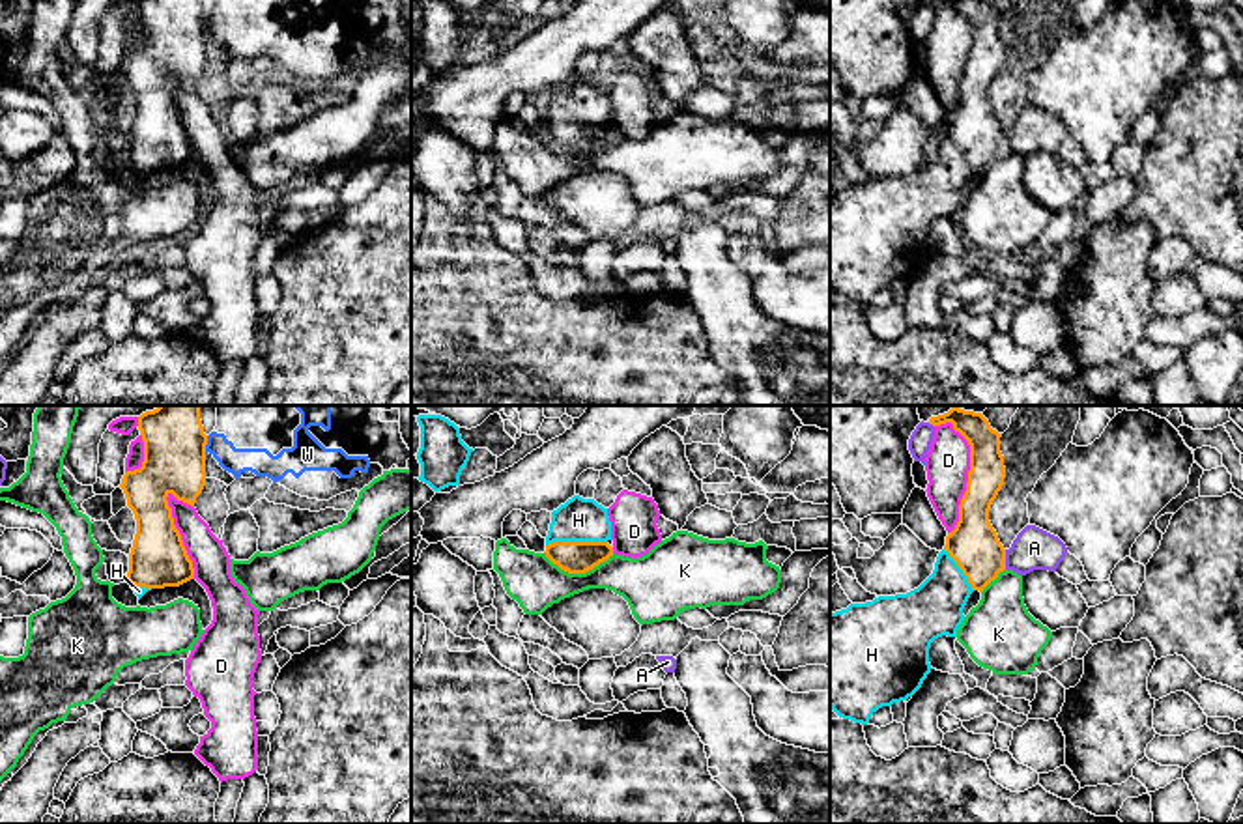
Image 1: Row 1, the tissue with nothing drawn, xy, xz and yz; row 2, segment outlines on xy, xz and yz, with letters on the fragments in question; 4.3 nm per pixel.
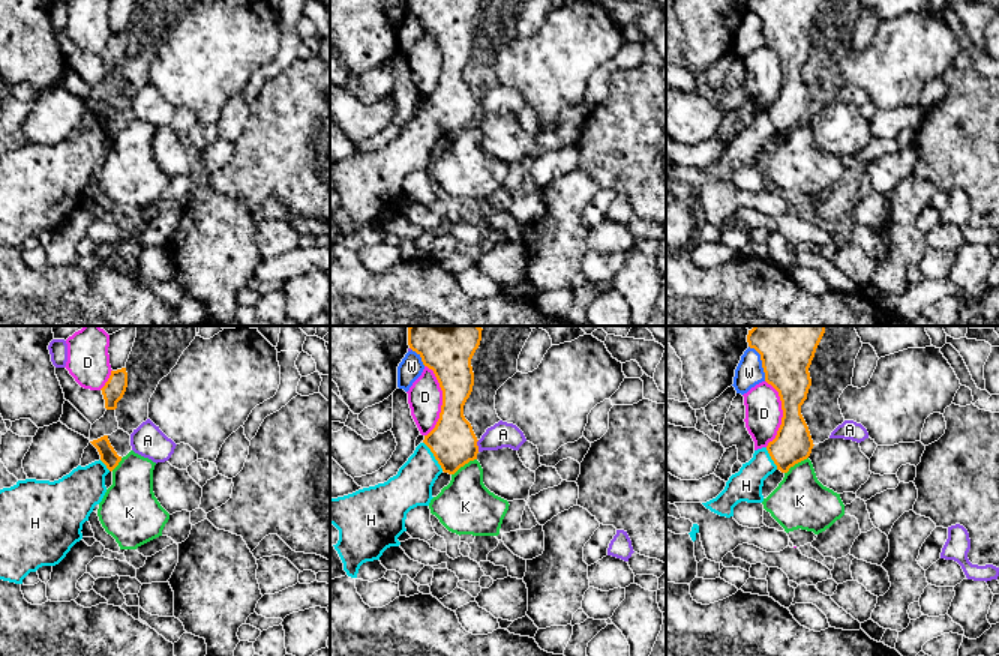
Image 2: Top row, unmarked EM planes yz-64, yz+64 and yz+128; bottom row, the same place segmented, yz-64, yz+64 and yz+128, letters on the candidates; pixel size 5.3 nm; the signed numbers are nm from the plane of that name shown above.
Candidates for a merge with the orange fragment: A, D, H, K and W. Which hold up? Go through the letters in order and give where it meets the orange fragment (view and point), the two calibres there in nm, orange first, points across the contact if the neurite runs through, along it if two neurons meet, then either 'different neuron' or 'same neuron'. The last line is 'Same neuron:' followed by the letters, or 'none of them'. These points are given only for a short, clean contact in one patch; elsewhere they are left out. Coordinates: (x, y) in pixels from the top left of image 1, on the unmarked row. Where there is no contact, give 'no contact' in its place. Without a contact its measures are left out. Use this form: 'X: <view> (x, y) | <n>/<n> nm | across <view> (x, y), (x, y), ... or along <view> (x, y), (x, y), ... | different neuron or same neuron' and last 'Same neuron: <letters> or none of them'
A: yz (1004, 141) | 220/180 nm | different neuron
D: yz (969, 58) | 170/190 nm | different neuron
H: xz (576, 124) | 140/190 nm | across xz (576, 139), (576, 124), (578, 101) | same neuron
K: xz (578, 154) | 140/220 nm | different neuron
W: xy (206, 25) | 280/120 nm | along xy (208, 17), (204, 32) | different neuron
Same neuron: H

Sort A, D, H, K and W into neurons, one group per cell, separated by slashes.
A / D / H / K / W

